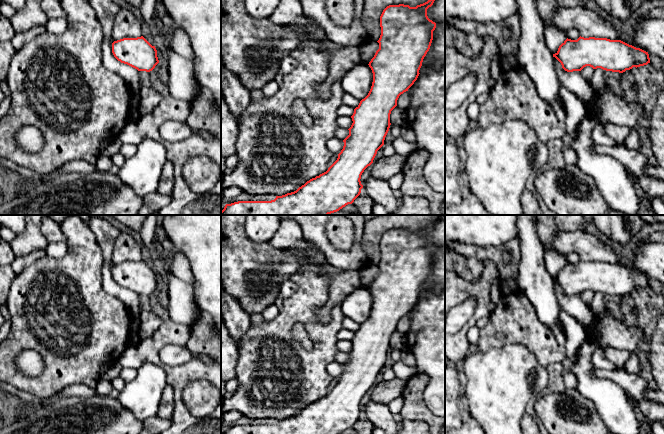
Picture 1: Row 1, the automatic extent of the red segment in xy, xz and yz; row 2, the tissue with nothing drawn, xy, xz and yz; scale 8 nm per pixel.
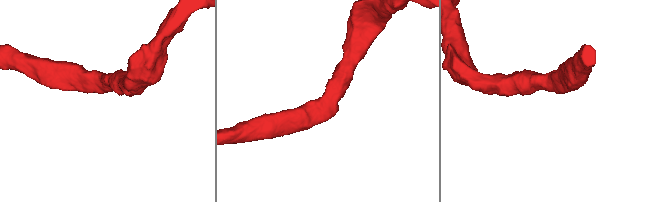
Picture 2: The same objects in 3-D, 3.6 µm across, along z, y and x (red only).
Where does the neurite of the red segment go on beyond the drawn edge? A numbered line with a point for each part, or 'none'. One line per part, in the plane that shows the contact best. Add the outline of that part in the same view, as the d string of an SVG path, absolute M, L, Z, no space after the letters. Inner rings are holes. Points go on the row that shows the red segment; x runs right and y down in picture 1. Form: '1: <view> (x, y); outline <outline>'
none

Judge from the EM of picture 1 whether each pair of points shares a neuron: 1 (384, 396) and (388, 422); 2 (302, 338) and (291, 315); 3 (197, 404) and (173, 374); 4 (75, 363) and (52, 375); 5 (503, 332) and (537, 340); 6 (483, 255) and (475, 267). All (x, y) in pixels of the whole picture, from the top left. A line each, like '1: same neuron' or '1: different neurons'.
1: different neurons
2: different neurons
3: different neurons
4: same neuron
5: same neuron
6: different neurons

